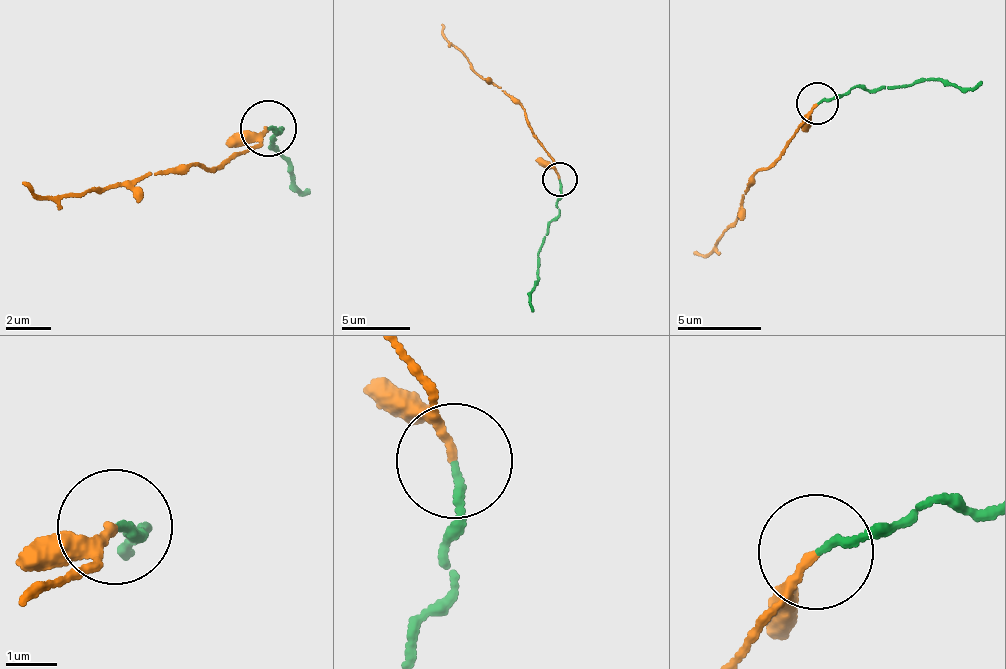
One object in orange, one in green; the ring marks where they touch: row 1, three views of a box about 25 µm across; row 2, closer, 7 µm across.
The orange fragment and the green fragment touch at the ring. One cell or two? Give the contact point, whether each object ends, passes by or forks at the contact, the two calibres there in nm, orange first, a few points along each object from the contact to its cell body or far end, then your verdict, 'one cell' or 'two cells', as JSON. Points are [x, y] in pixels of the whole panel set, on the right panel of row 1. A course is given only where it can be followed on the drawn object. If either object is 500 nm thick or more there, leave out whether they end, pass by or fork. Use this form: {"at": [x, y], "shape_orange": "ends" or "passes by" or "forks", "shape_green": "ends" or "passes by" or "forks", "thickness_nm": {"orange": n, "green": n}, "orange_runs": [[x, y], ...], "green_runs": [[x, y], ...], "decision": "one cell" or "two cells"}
{"at": [817, 103], "shape_orange": "passes by", "shape_green": "ends", "thickness_nm": {"orange": 110, "green": 130}, "orange_runs": [[817, 105], [768, 168], [757, 170], [712, 253], [694, 253]], "green_runs": [[817, 105], [853, 89], [947, 79], [964, 89], [981, 81]], "decision": "one cell"}

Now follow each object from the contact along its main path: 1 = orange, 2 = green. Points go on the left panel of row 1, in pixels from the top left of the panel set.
1: (266, 129), (255, 146), (206, 169), (199, 163), (49, 200), (20, 181)
2: (266, 129), (282, 130), (269, 148), (290, 164), (295, 187), (311, 190)

